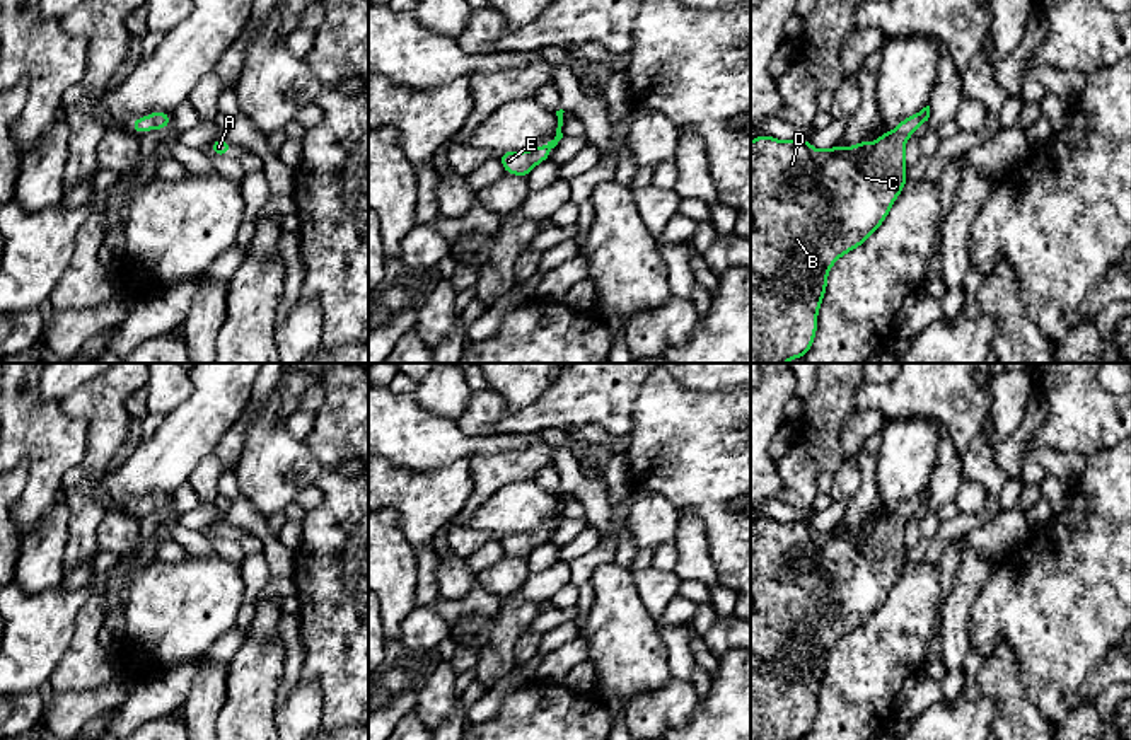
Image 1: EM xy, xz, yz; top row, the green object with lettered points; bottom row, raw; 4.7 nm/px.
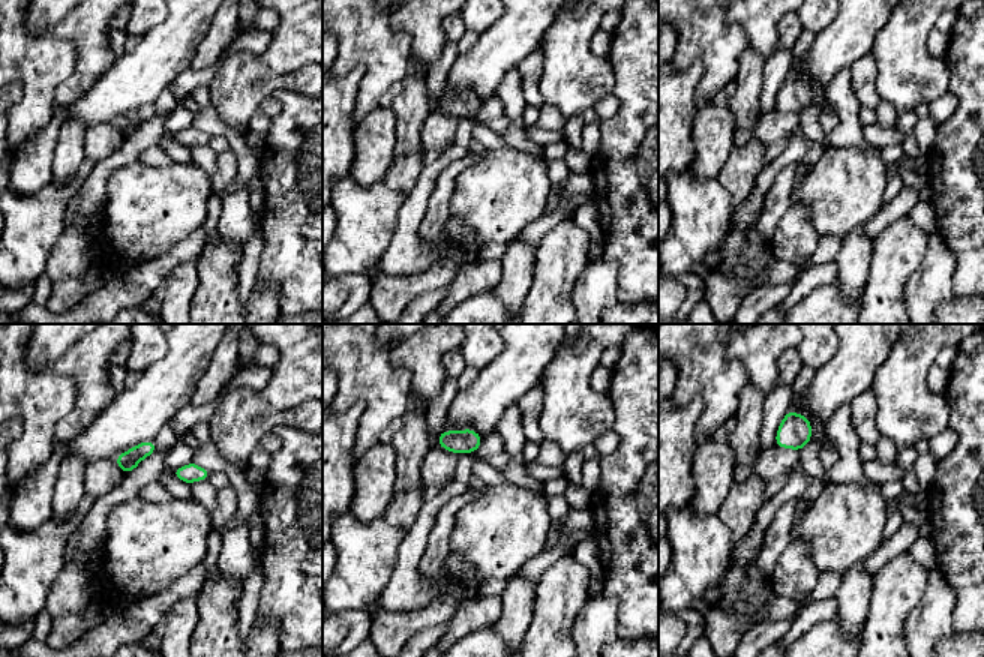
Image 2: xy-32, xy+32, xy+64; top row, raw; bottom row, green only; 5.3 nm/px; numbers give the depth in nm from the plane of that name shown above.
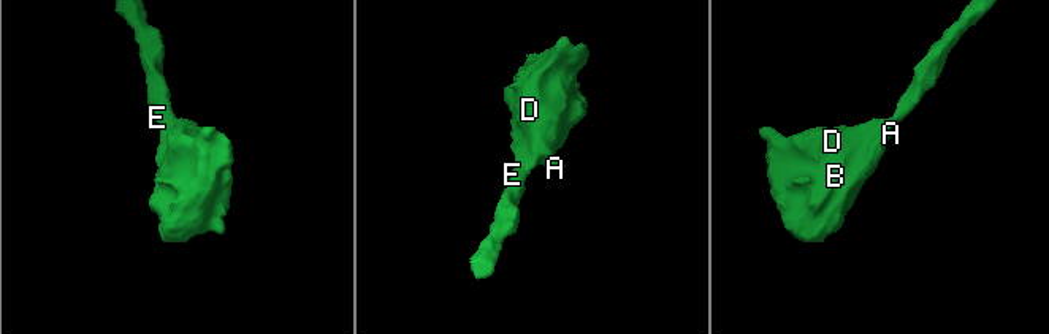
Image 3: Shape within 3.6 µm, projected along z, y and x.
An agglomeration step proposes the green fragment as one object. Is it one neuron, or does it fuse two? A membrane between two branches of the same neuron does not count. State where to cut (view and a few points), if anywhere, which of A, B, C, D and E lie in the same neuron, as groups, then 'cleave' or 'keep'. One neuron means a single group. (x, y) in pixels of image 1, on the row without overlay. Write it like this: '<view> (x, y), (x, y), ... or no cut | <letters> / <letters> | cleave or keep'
no cut | A B C D E | keep

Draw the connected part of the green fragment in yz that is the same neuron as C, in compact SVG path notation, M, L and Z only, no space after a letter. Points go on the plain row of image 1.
M930 488L902 501L890 515L882 515L870 529L867 520L850 530L836 527L829 532L817 532L809 522L780 523L769 517L761 517L751 523L751 740L802 740L812 730L829 651L841 638L860 629L887 600L890 588L908 563L906 523L928 500Z

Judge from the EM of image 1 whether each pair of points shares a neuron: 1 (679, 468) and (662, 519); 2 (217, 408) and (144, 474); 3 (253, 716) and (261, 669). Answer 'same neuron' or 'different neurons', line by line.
1: different neurons
2: same neuron
3: same neuron

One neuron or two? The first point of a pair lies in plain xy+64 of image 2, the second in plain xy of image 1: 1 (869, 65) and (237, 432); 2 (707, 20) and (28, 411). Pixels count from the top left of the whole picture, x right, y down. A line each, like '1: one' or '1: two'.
1: one
2: one

